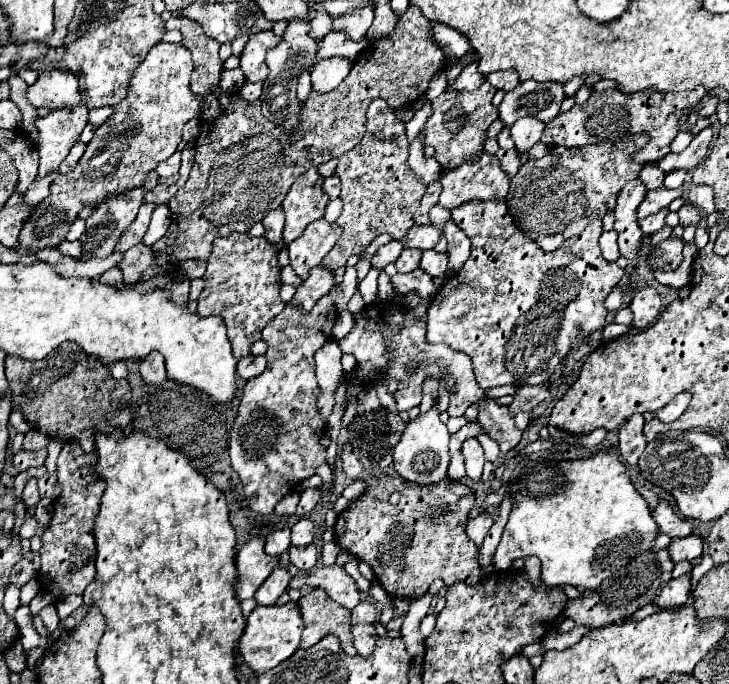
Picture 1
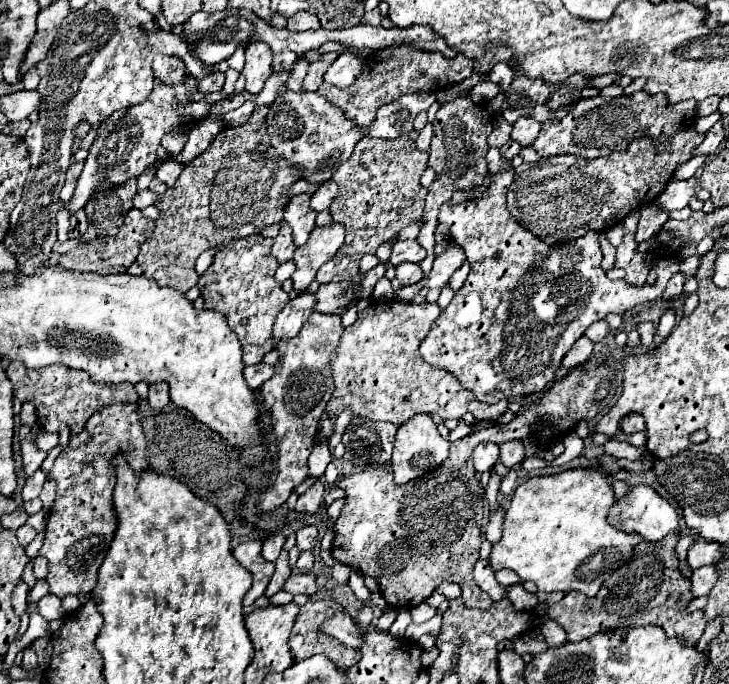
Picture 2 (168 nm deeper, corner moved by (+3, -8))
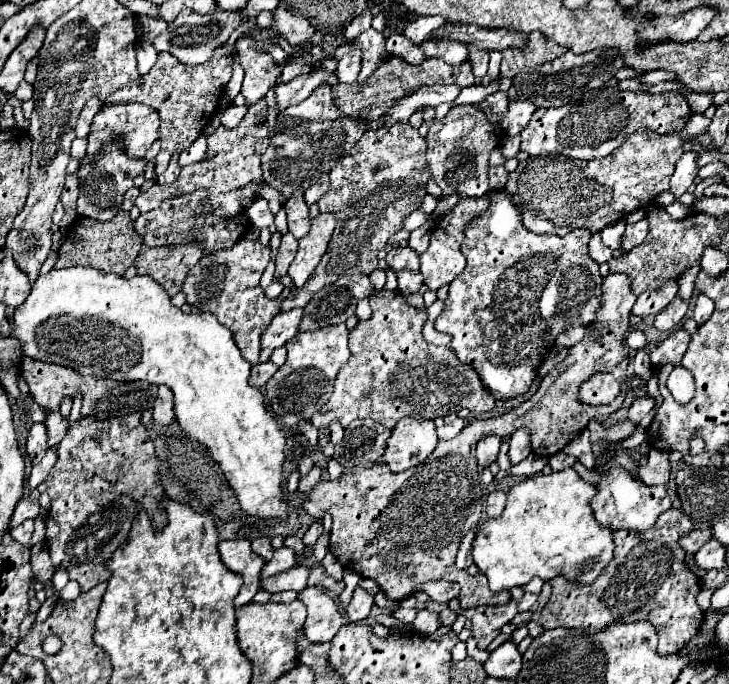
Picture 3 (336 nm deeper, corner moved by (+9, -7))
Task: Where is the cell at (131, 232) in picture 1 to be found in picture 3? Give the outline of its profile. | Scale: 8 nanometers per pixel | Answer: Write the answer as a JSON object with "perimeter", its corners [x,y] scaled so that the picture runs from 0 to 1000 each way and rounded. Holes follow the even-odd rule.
{"perimeter":[[[162,308],[162,314],[154,317],[154,323],[140,326],[129,323],[123,317],[107,317],[107,323],[93,335],[93,344],[80,367],[77,390],[102,390],[102,387],[123,387],[143,399],[159,399],[170,402],[170,396],[184,385],[189,376],[189,367],[195,361],[195,346],[184,338],[184,323],[178,320],[176,308]]]}

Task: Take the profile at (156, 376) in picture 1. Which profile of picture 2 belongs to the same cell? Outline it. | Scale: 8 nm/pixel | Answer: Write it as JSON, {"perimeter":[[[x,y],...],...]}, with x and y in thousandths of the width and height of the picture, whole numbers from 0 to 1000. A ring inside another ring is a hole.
{"perimeter":[[[214,558],[203,564],[203,591],[209,599],[222,599],[233,588],[230,579],[230,561],[228,558]]]}

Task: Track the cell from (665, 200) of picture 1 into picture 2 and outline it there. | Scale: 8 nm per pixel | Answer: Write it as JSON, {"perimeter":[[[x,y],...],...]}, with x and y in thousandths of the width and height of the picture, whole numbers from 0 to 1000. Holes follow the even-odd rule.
{"perimeter":[[[922,263],[916,266],[916,272],[911,275],[911,281],[897,292],[897,298],[914,310],[922,307],[933,307],[938,301],[944,301],[947,289],[955,284],[955,263]]]}

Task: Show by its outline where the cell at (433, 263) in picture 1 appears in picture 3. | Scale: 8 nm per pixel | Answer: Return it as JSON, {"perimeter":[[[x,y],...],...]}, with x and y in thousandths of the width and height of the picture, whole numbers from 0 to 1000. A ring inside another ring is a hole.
{"perimeter":[[[669,285],[647,291],[647,288],[631,288],[628,300],[609,317],[598,320],[598,332],[593,338],[590,346],[590,361],[576,373],[576,399],[582,402],[582,417],[590,425],[601,425],[609,417],[617,417],[623,411],[623,405],[628,405],[634,399],[634,393],[639,390],[639,376],[631,367],[631,355],[636,346],[636,332],[650,320],[658,317],[667,306],[672,303],[672,291]]]}

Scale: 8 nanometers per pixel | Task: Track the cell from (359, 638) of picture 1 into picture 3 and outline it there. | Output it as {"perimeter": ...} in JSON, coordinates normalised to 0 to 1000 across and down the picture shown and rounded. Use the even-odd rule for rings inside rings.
{"perimeter":[[[420,858],[409,867],[409,876],[422,887],[422,902],[417,911],[417,928],[428,940],[455,937],[469,917],[469,896],[458,876],[439,858]]]}

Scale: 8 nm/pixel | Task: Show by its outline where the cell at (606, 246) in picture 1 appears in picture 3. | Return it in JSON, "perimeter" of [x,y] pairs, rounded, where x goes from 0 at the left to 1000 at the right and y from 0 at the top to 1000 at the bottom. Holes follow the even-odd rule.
{"perimeter":[[[815,341],[812,349],[809,349],[809,355],[807,355],[807,373],[809,373],[818,385],[831,385],[831,382],[840,376],[840,364],[834,364],[834,361],[826,355],[823,344]]]}

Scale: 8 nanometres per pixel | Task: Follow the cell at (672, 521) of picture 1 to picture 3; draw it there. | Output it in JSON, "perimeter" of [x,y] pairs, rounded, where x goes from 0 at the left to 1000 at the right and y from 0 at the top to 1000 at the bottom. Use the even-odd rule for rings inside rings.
{"perimeter":[[[823,662],[818,671],[818,680],[815,680],[815,686],[823,692],[823,706],[818,709],[820,721],[812,727],[809,741],[815,744],[815,756],[818,756],[820,768],[826,768],[826,770],[837,768],[837,773],[842,773],[842,776],[845,773],[870,773],[870,776],[892,773],[900,765],[903,753],[922,741],[914,712],[908,712],[908,709],[889,712],[881,703],[872,703],[870,694],[853,683],[831,683],[837,668],[840,668],[837,662]]]}

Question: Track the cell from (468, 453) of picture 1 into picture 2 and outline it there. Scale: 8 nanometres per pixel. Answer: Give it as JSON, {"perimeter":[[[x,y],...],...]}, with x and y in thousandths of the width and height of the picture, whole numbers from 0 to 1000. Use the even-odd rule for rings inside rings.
{"perimeter":[[[661,646],[650,655],[647,664],[647,675],[650,675],[650,687],[653,690],[667,690],[672,687],[680,675],[683,675],[683,649],[675,646]]]}

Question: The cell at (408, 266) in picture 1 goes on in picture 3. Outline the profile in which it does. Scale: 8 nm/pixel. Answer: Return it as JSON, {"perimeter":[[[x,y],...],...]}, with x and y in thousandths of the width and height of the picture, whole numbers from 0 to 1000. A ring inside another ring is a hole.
{"perimeter":[[[546,396],[546,425],[551,431],[573,428],[579,420],[579,399],[576,396]]]}

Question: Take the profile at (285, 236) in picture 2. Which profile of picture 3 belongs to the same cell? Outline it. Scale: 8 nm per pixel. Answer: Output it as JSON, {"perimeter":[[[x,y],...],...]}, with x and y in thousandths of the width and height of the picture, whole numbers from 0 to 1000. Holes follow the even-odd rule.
{"perimeter":[[[392,341],[387,344],[387,355],[384,355],[384,364],[381,364],[381,376],[379,376],[379,408],[376,411],[384,411],[381,405],[390,405],[395,399],[395,390],[401,385],[401,379],[406,376],[406,364],[409,364],[409,352]]]}

